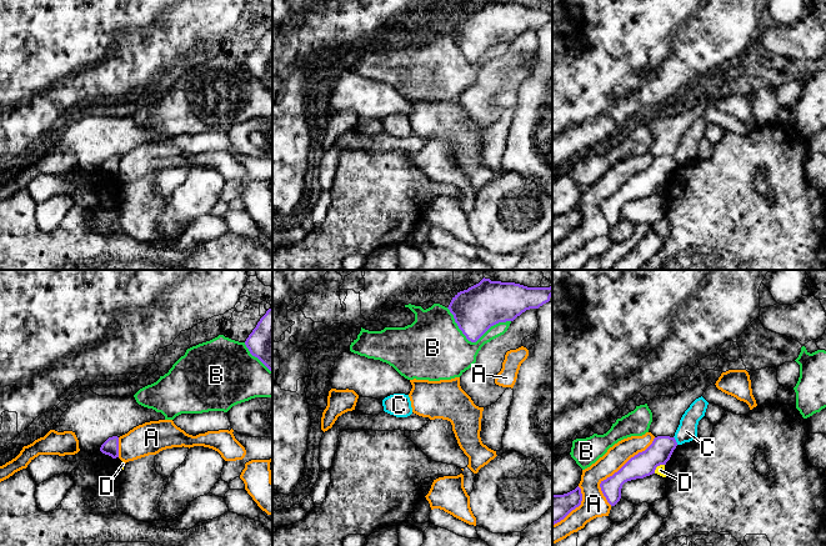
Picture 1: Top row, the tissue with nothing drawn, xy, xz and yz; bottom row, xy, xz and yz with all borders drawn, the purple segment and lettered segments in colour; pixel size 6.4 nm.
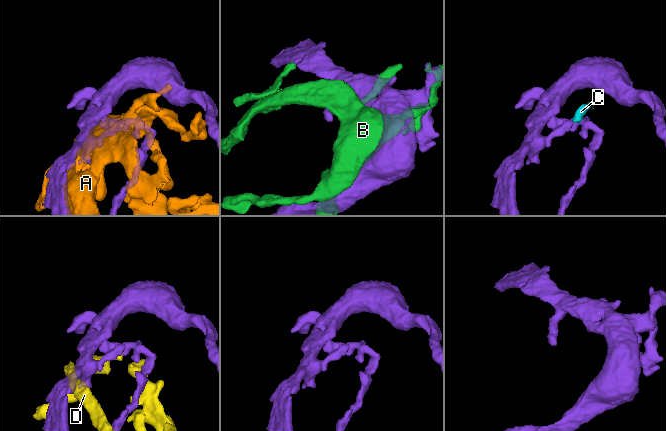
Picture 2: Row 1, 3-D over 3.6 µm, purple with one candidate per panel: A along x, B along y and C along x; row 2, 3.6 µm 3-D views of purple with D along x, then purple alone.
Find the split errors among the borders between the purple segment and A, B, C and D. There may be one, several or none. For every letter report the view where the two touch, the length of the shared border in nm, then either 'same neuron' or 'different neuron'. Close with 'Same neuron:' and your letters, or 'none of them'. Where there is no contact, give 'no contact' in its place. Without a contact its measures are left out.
A: contact in yz; length 550 nm; different neuron
B: contact in xz; length 420 nm; different neuron
C: contact in yz; length 60 nm; different neuron
D: contact in yz; length 90 nm; different neuron
Same neuron: none of them

